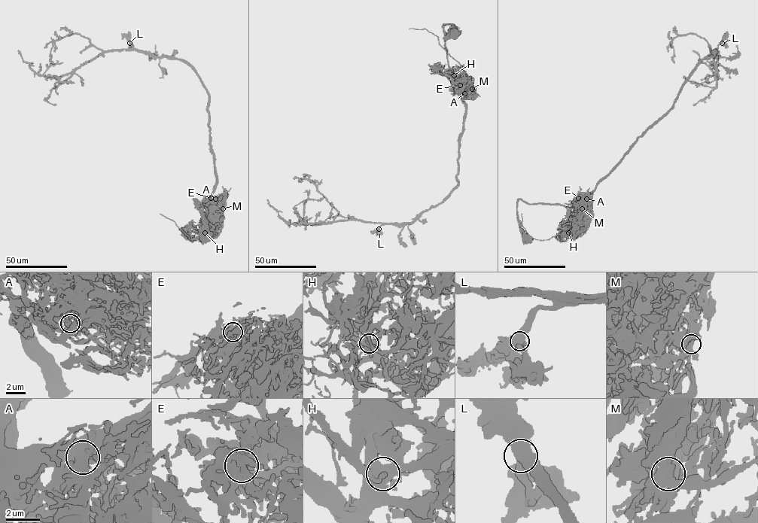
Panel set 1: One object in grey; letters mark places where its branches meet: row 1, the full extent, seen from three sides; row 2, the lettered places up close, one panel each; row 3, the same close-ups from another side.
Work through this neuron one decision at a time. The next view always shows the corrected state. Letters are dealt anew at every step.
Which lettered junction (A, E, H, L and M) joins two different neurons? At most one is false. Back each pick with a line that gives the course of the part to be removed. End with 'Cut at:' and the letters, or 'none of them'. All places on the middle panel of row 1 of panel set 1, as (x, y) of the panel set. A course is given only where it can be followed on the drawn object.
A: course (464, 93), (461, 93), (455, 85), (462, 77), (463, 68), (439, 44), (438, 38), (424, 28), (409, 28)
Cut at: A

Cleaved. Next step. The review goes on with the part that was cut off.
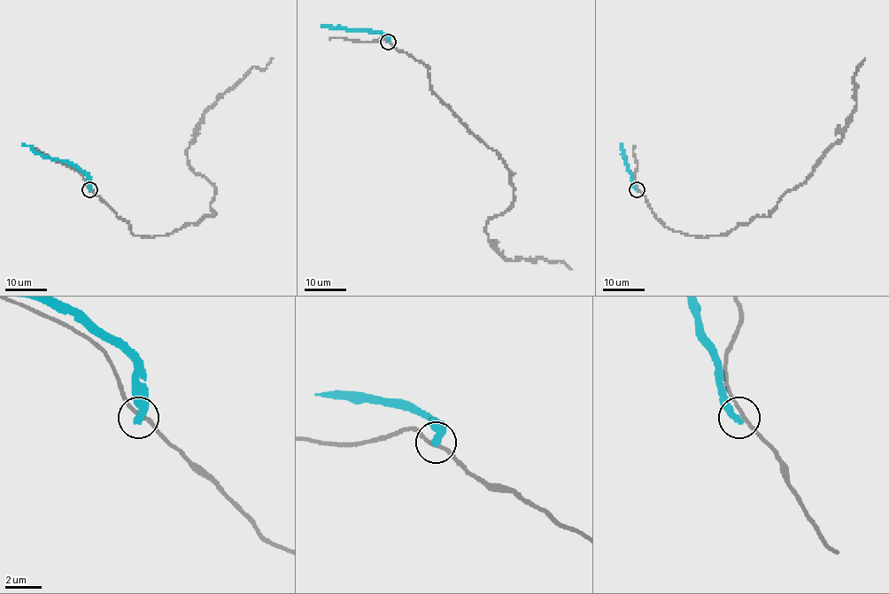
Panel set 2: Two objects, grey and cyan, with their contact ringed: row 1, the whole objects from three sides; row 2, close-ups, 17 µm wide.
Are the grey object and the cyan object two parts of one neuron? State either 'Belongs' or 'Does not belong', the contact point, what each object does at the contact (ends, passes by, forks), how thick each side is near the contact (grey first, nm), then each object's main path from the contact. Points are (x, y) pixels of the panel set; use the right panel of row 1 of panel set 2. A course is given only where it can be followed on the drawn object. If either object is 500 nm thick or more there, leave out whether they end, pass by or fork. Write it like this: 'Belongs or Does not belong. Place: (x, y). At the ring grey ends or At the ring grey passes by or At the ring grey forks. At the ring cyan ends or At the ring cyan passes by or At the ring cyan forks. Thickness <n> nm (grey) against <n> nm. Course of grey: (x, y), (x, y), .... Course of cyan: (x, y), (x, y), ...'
Does not belong. Place: (637, 189). At the ring grey passes by. At the ring cyan ends. Thickness 200 nm (grey) against 440 nm. Course of grey: (637, 188), (663, 224), (688, 235), (724, 235), (768, 216), (842, 136), (854, 109), (854, 75), (865, 57). Course of cyan: (637, 188), (621, 144)

